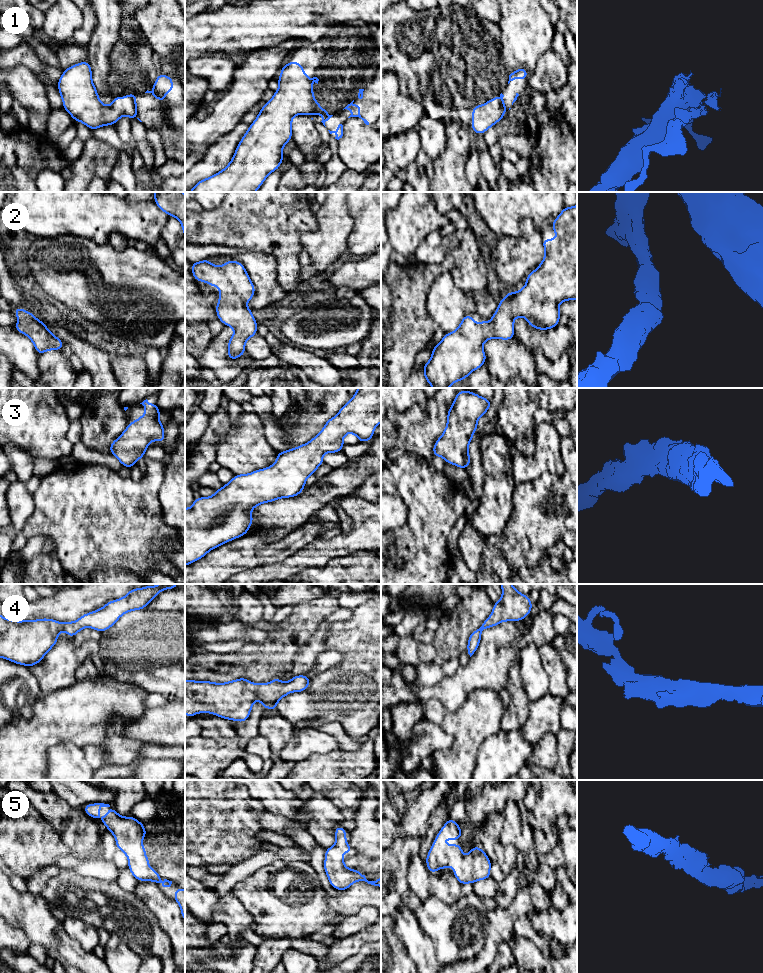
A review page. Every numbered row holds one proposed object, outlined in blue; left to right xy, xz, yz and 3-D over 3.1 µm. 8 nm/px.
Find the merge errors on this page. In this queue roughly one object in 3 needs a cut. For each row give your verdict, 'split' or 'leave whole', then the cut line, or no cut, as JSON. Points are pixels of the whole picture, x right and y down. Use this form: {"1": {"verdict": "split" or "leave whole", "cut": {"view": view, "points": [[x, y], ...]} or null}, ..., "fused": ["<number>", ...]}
{"1": {"verdict": "split", "cut": {"view": "xy", "points": [[130, 94], [135, 106]]}}, "2": {"verdict": "leave whole", "cut": null}, "3": {"verdict": "leave whole", "cut": null}, "4": {"verdict": "leave whole", "cut": null}, "5": {"verdict": "leave whole", "cut": null}, "fused": ["1"]}

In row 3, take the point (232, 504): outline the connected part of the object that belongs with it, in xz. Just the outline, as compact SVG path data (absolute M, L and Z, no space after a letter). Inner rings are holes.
M358 388L351 400L339 410L336 416L326 421L323 429L308 443L287 451L278 452L275 463L265 469L258 469L249 474L234 475L233 479L211 497L195 499L189 509L185 508L185 566L203 558L209 551L224 543L247 534L253 522L251 510L256 506L278 500L298 496L305 488L305 482L316 469L322 465L324 453L336 453L344 447L343 439L347 433L357 436L359 442L370 441L374 436L374 428L381 422L381 388Z

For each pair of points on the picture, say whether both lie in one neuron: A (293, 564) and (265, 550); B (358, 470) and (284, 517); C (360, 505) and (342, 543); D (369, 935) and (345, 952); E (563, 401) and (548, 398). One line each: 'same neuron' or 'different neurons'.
A: different neurons
B: same neuron
C: same neuron
D: same neuron
E: same neuron

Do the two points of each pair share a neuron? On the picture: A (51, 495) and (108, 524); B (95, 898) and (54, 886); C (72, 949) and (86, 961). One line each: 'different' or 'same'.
A: same
B: same
C: same

